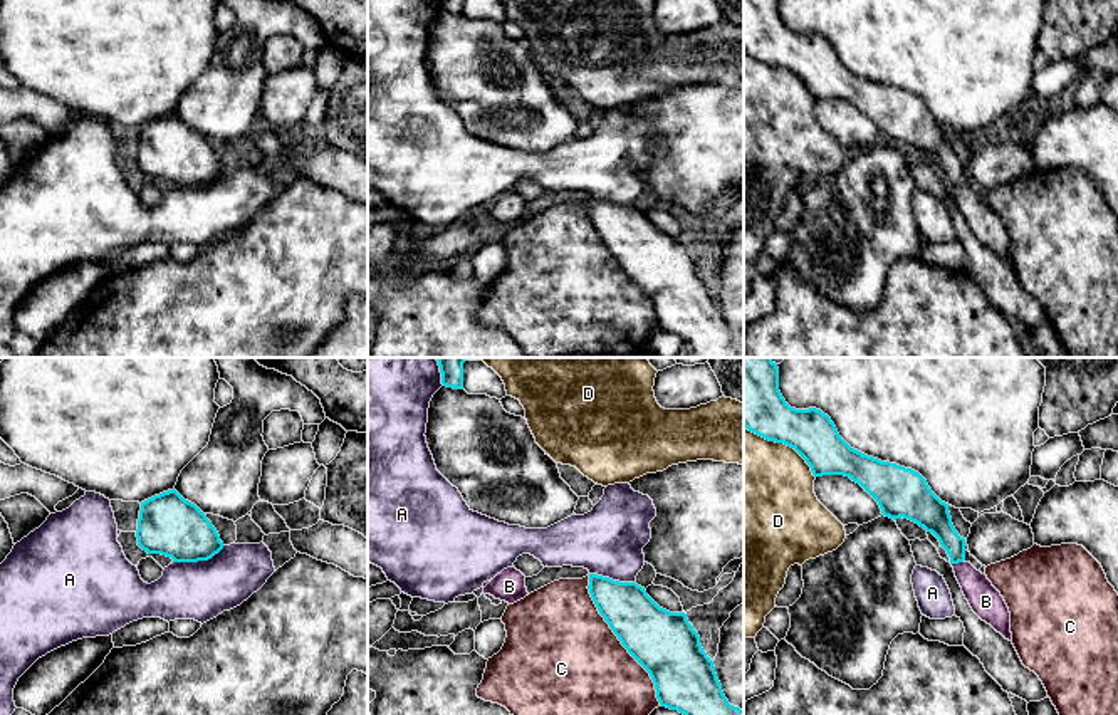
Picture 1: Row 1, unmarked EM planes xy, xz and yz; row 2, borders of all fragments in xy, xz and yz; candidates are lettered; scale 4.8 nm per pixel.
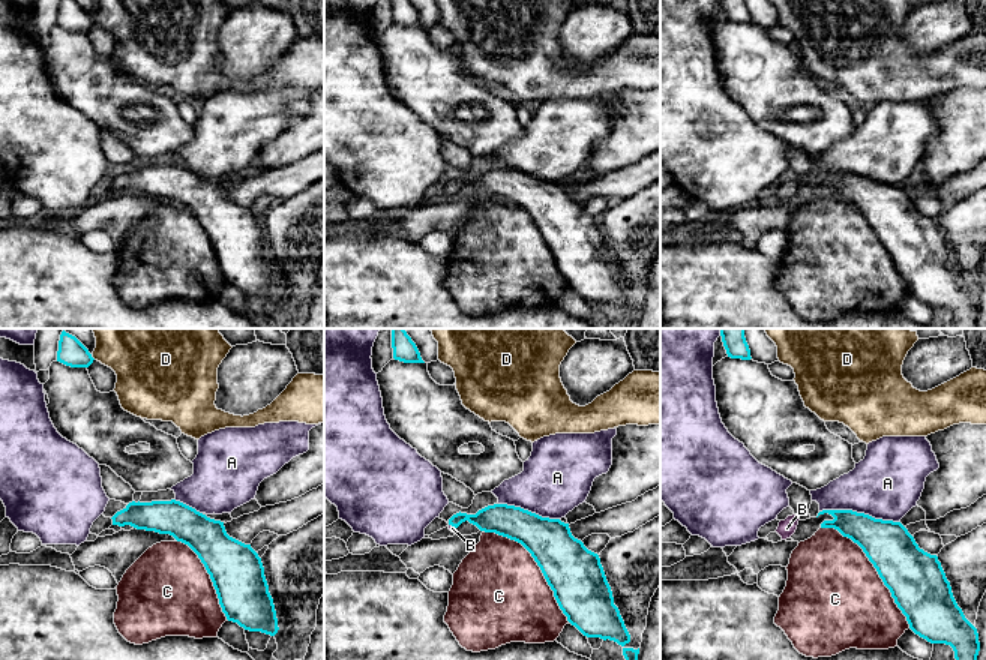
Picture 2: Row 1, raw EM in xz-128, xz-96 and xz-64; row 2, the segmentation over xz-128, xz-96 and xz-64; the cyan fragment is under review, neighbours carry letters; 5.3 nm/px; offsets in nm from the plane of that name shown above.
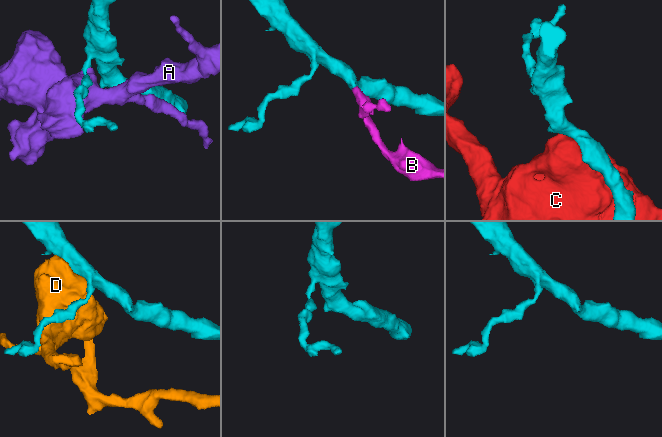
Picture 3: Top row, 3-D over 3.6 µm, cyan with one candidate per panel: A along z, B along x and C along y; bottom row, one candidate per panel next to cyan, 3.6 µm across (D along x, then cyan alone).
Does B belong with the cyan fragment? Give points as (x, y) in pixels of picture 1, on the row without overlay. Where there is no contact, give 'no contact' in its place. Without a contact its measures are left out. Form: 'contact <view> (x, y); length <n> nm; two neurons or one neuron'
contact yz (957, 187); length 70 nm; one neuron

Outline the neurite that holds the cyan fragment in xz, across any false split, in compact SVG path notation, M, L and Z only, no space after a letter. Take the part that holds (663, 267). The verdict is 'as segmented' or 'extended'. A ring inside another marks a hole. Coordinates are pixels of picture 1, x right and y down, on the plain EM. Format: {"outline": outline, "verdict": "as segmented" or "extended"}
{"outline": "M589 198L589 218L628 277L650 297L661 331L692 344L695 358L744 358L744 334L729 327L713 285L685 237L660 232L636 206L619 206Z", "verdict": "as segmented"}

